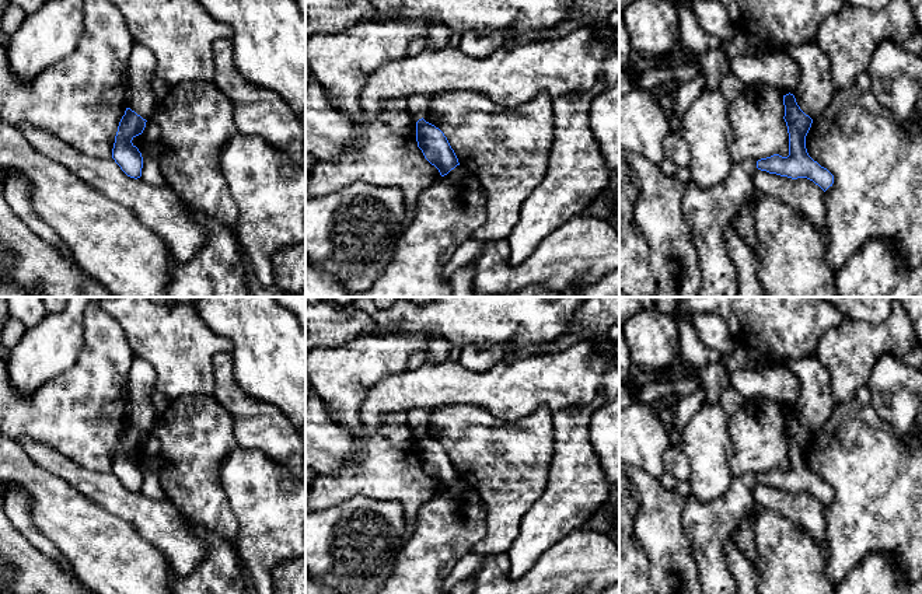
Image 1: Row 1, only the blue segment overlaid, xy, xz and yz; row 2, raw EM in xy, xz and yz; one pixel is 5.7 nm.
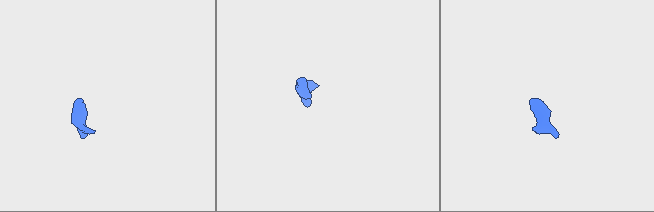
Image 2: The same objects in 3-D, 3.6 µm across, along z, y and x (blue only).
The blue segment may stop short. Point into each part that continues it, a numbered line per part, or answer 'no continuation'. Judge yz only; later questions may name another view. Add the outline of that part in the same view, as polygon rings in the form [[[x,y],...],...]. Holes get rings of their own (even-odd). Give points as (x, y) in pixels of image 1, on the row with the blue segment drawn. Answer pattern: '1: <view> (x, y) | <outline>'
1: yz (708, 212) | [[[755,161],[733,163],[729,177],[722,184],[702,189],[692,181],[689,165],[677,168],[675,178],[682,185],[682,216],[691,230],[702,279],[698,297],[738,297],[737,272],[726,249],[724,228],[741,206],[757,195],[752,184],[757,170]]]

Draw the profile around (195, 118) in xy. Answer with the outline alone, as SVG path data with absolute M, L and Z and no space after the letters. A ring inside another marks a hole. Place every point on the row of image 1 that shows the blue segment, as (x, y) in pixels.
M184 81L170 85L167 97L158 99L151 119L161 129L158 141L165 146L165 153L158 161L165 184L184 203L234 230L238 221L238 207L220 167L220 153L224 144L238 133L230 98L213 81Z

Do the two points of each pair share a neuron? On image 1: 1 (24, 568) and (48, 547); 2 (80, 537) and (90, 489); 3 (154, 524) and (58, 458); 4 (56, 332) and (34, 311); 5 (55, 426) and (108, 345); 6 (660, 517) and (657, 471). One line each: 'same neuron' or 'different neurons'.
1: different neurons
2: different neurons
3: same neuron
4: different neurons
5: same neuron
6: different neurons

